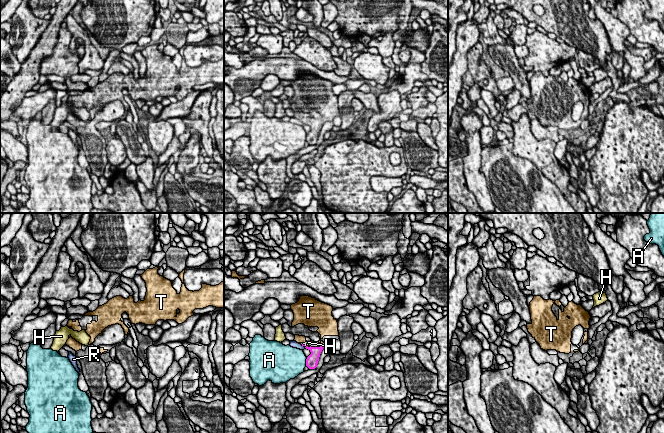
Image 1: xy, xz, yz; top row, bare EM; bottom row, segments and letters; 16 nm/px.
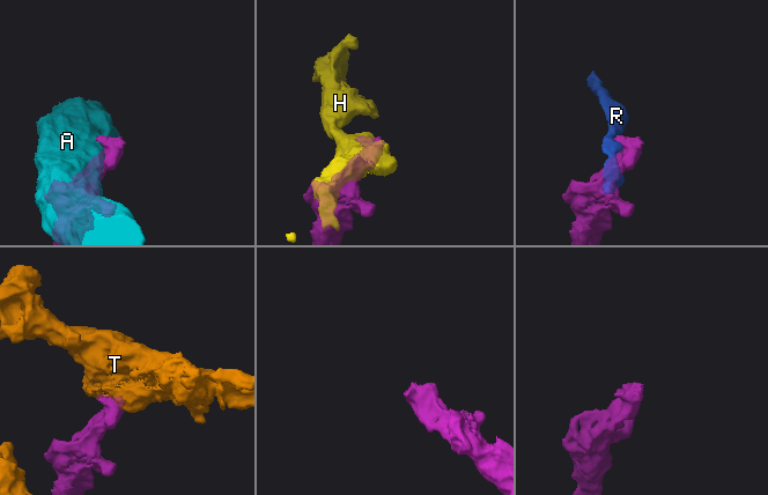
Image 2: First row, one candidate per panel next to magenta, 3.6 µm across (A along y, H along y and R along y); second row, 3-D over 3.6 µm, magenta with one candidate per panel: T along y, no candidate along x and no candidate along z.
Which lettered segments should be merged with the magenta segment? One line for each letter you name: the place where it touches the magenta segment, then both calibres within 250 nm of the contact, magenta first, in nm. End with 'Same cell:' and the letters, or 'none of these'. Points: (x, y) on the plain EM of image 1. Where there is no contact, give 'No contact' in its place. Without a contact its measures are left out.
T: Touches magenta at xz (322, 120). Thickness 160 nm (magenta) against 50 nm
Same cell: T

